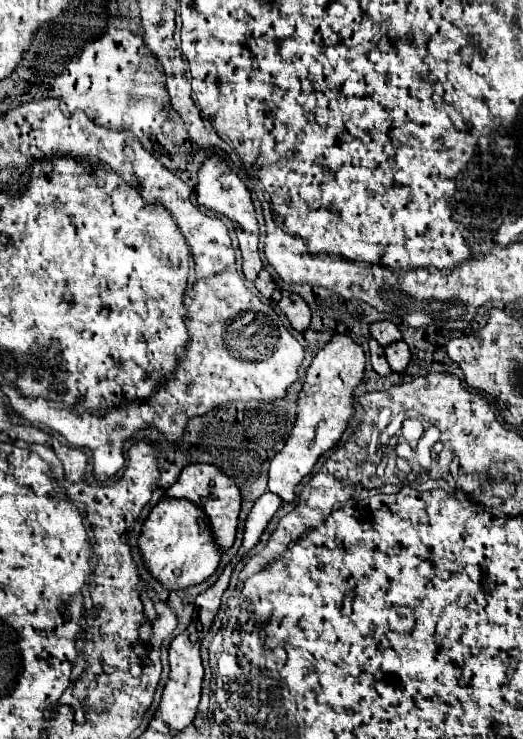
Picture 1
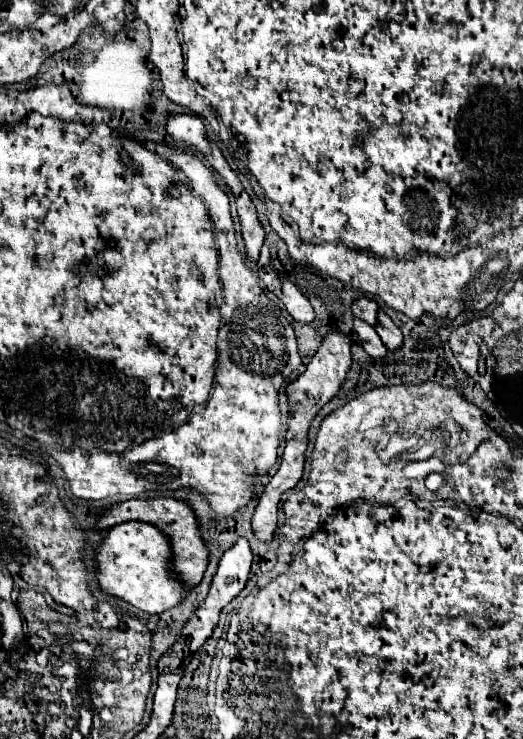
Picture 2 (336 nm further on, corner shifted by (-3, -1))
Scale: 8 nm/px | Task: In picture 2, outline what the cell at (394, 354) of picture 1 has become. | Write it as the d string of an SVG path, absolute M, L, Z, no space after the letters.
M379 312L379 320L377 320L375 330L379 332L379 338L383 340L383 344L385 344L391 352L395 352L395 350L401 348L401 344L403 344L403 334L401 334L401 330L393 324L393 320L391 320L385 312Z

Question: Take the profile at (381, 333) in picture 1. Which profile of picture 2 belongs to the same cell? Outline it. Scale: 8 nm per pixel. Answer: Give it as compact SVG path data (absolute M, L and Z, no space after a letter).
M359 298L357 302L353 302L353 314L371 326L377 324L377 312L379 312L379 306L371 298Z

